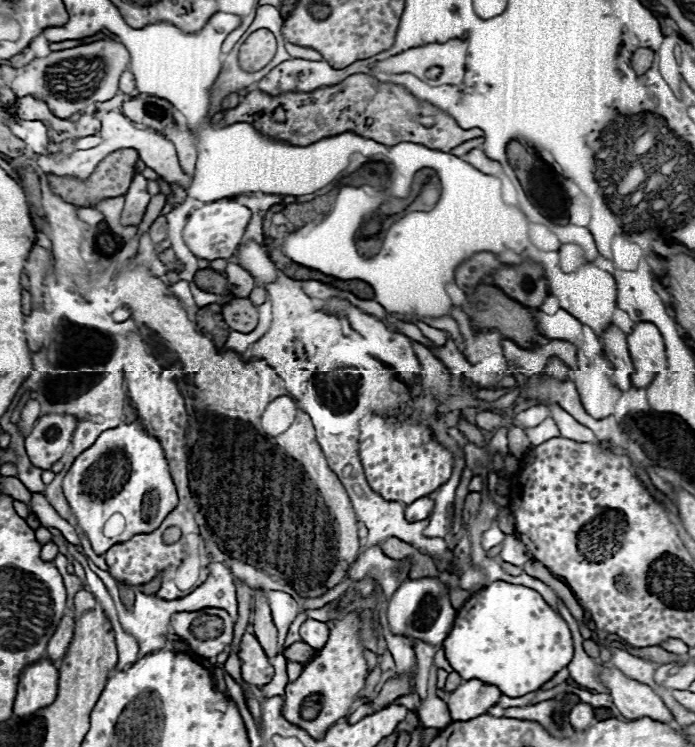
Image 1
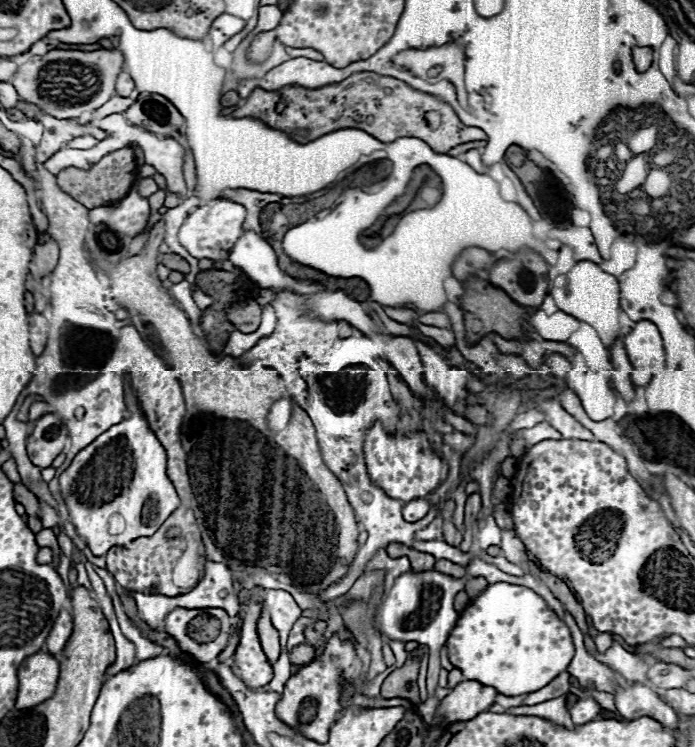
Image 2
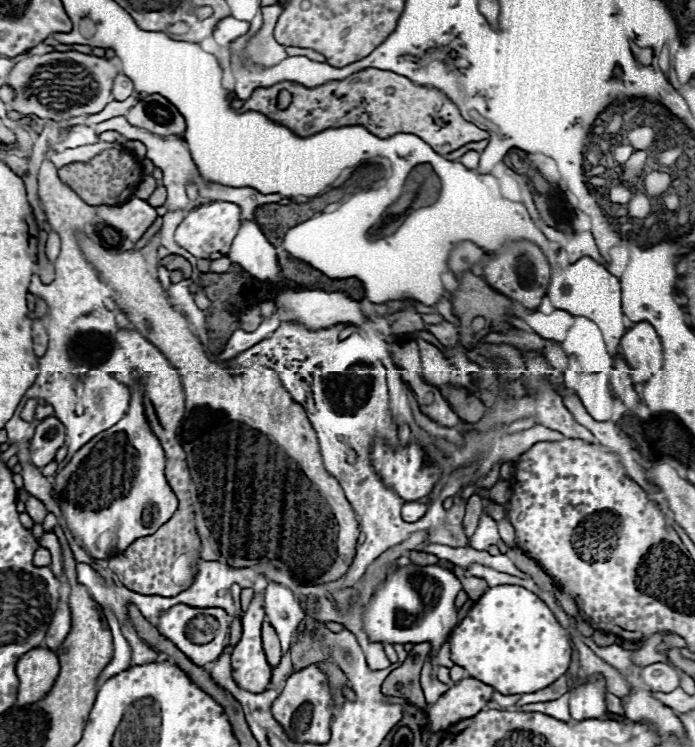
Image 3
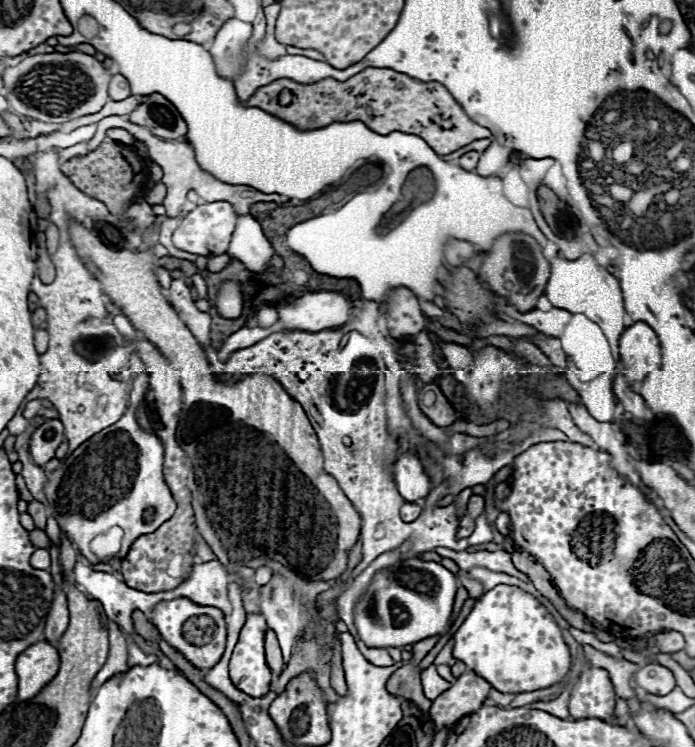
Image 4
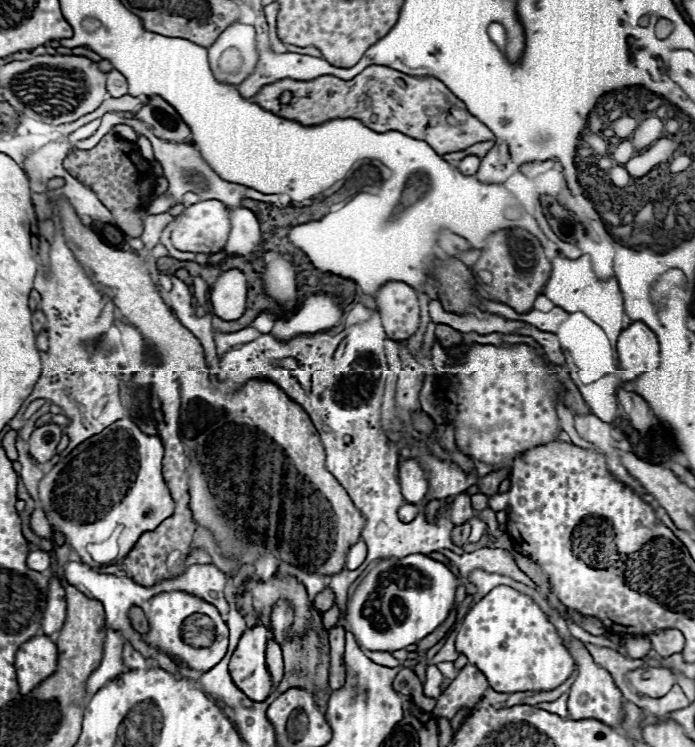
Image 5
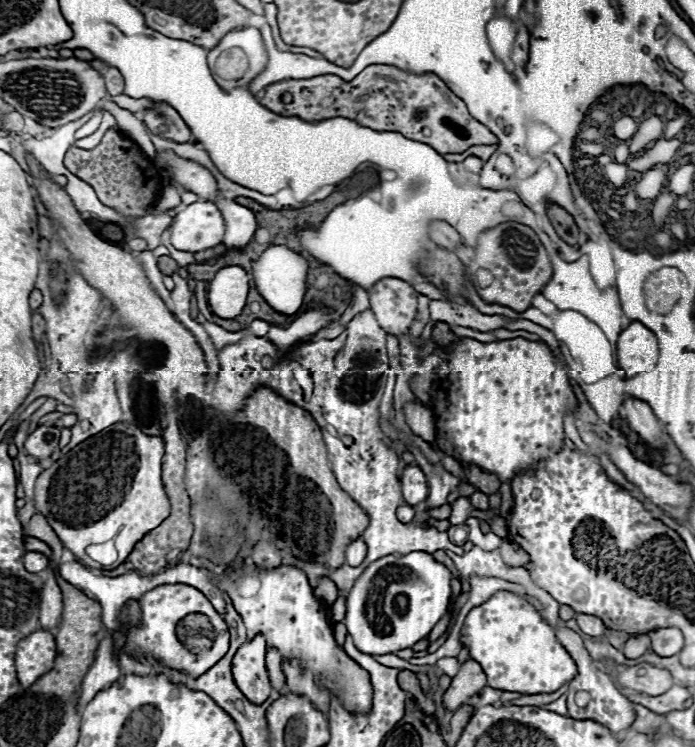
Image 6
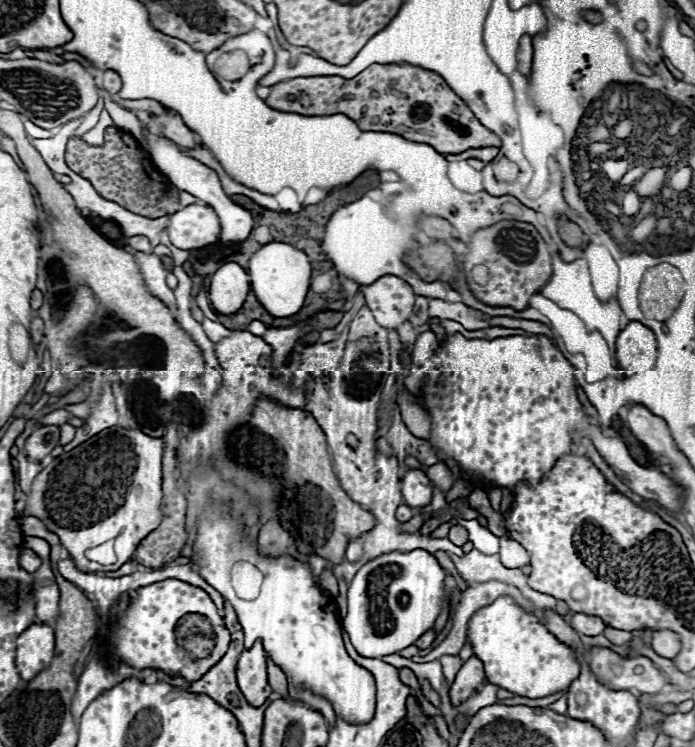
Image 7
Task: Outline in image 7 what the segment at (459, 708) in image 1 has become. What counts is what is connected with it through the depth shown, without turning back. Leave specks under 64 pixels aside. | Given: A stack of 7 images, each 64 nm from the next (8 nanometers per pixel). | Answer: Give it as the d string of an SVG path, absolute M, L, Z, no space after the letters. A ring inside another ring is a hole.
M468 658L460 672L456 674L456 680L450 684L450 690L448 690L448 696L450 696L450 702L454 706L462 704L464 700L468 700L484 682L484 670L482 670L482 662L478 662L478 658Z

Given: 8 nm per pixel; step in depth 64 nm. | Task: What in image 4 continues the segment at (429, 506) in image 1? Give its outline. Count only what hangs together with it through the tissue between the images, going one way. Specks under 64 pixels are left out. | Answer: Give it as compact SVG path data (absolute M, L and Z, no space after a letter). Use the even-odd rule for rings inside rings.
M406 502L402 506L402 520L404 522L412 522L412 520L416 520L420 516L420 512L422 512L422 506L418 506L414 502Z

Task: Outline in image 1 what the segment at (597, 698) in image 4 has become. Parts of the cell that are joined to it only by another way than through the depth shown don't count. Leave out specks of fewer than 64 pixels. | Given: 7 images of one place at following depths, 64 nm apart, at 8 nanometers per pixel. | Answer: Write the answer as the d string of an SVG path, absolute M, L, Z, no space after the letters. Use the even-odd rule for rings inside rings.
M578 704L570 712L570 724L574 730L586 730L594 722L594 708L588 704Z

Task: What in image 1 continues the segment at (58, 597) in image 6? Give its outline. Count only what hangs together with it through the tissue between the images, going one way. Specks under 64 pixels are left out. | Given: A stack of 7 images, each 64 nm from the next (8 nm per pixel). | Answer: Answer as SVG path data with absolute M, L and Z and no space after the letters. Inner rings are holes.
M64 616L62 622L58 624L58 630L54 632L54 636L48 642L48 648L46 648L48 660L52 660L52 662L62 660L72 642L72 636L74 636L74 620L70 616Z

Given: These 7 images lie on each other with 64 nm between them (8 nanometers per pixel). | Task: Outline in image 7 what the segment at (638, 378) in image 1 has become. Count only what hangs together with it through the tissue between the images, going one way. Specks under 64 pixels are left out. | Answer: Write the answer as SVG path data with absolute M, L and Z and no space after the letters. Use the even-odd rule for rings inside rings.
M630 322L616 340L616 362L624 376L640 374L656 364L656 338L650 328Z

